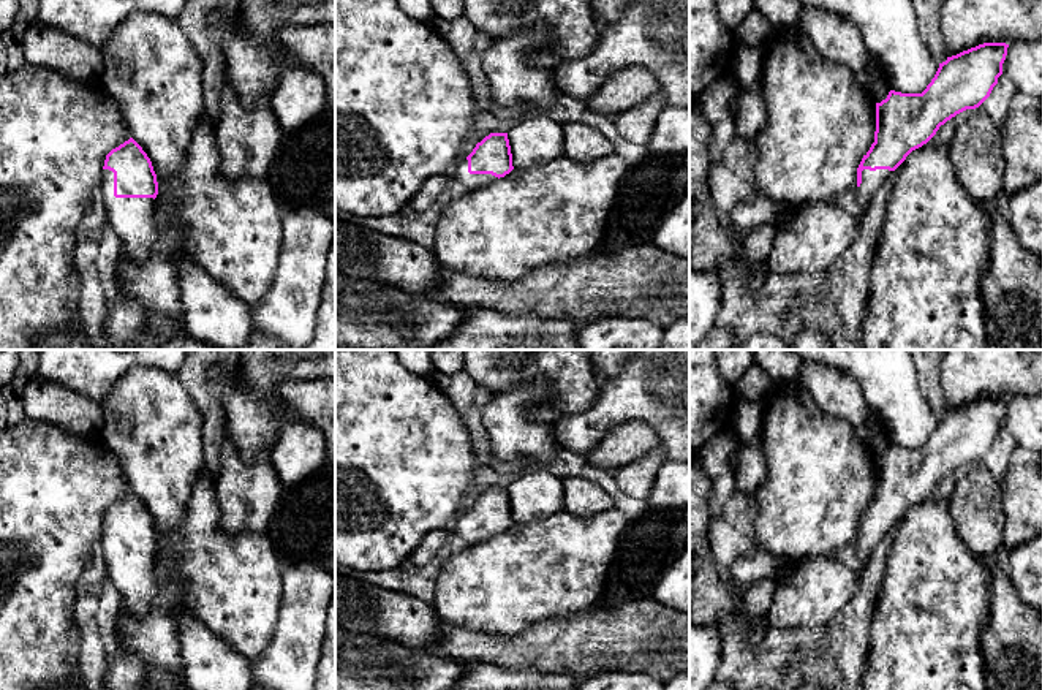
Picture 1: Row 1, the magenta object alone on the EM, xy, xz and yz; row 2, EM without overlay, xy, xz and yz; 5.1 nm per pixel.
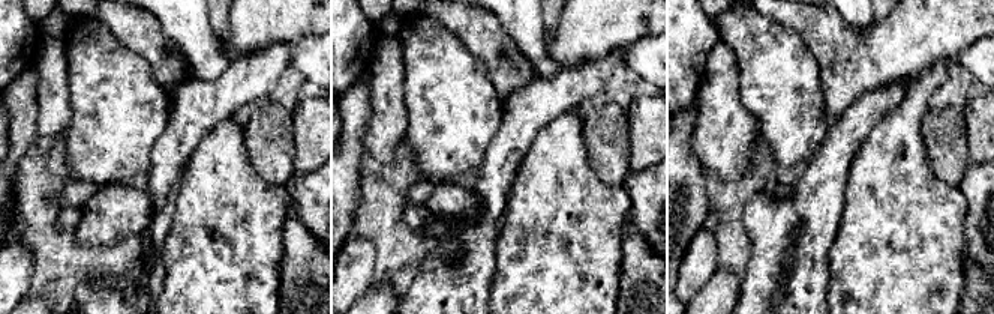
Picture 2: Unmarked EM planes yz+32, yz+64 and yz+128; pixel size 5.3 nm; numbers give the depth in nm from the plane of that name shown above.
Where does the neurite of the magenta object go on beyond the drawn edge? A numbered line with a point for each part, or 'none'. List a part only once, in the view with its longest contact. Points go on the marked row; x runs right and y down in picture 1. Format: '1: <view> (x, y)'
1: xy (133, 219)

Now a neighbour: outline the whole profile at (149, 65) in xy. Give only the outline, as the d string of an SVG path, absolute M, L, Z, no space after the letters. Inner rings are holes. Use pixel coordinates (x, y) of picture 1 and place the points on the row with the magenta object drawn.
M131 14L100 54L103 89L115 98L131 138L150 158L158 187L169 191L171 180L187 163L191 136L206 117L202 60L177 21L160 14Z

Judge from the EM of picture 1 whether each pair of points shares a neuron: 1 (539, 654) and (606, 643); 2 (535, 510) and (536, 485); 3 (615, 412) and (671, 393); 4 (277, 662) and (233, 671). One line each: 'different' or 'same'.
1: same
2: same
3: same
4: different

